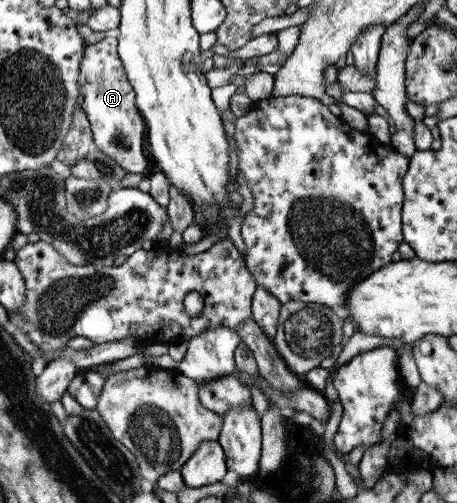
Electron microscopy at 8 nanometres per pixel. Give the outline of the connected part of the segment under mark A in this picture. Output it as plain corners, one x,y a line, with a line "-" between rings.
105,38
87,45
78,81
82,83
84,96
81,108
89,118
97,149
113,158
124,171
144,174
152,166
152,161
145,154
147,127
137,109
135,91
118,53
118,39

